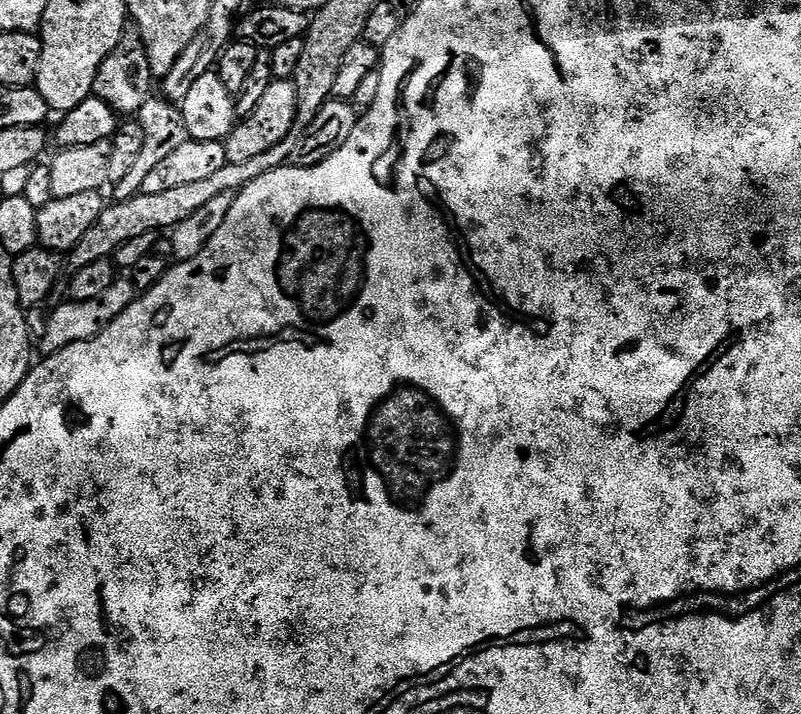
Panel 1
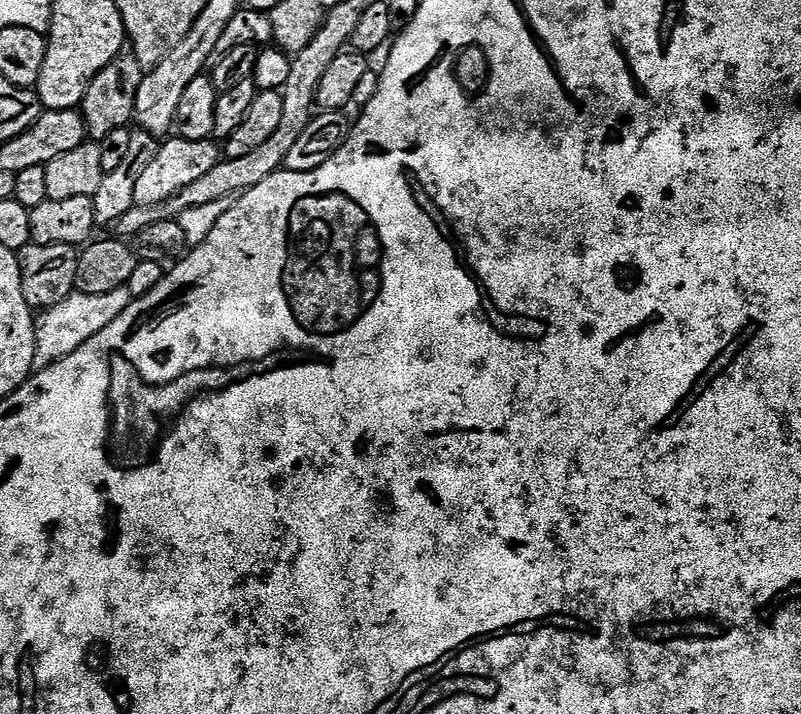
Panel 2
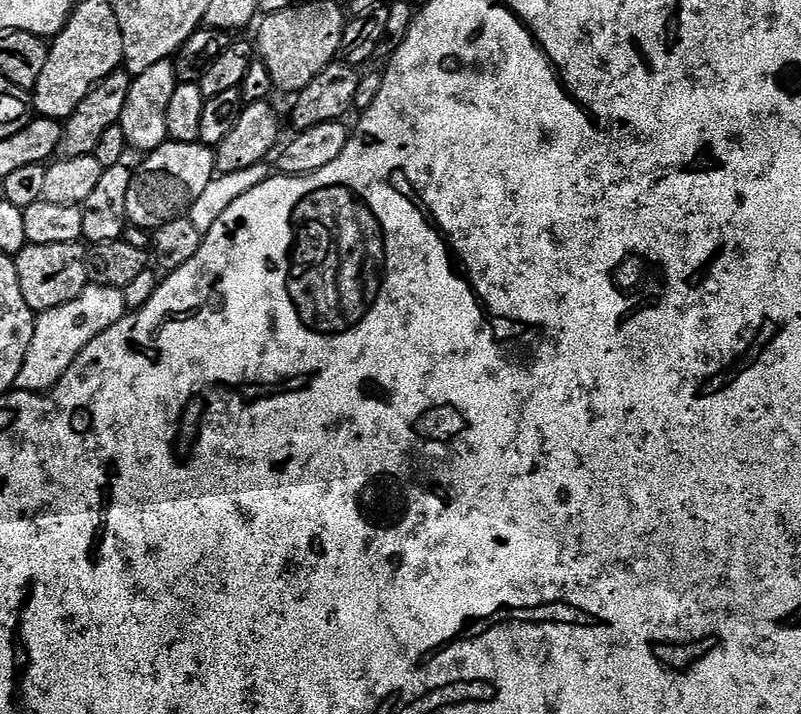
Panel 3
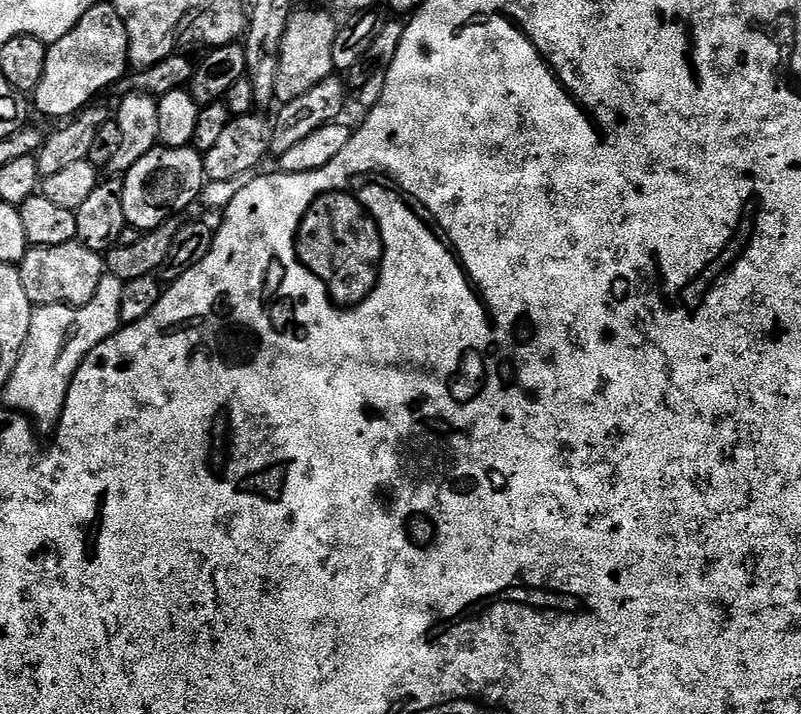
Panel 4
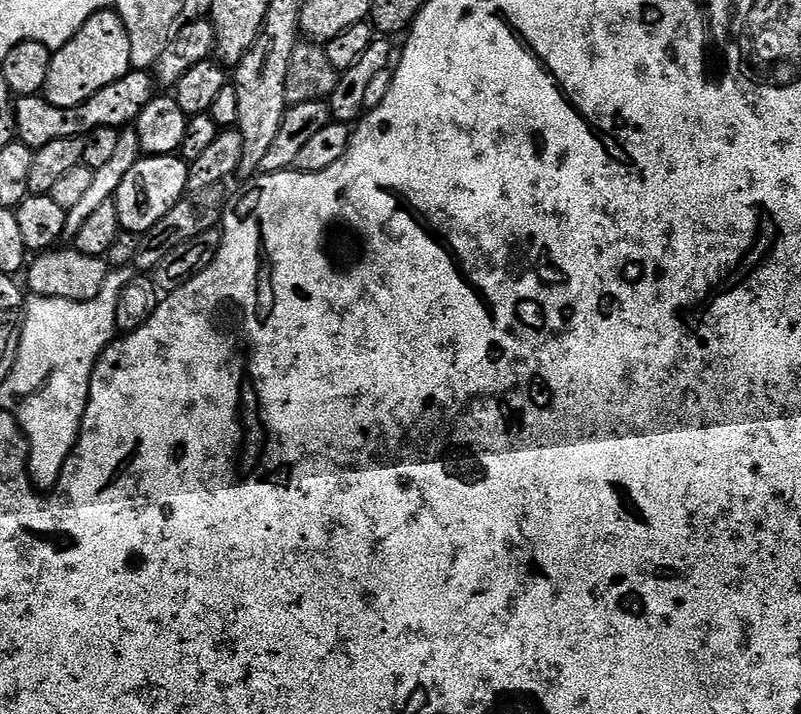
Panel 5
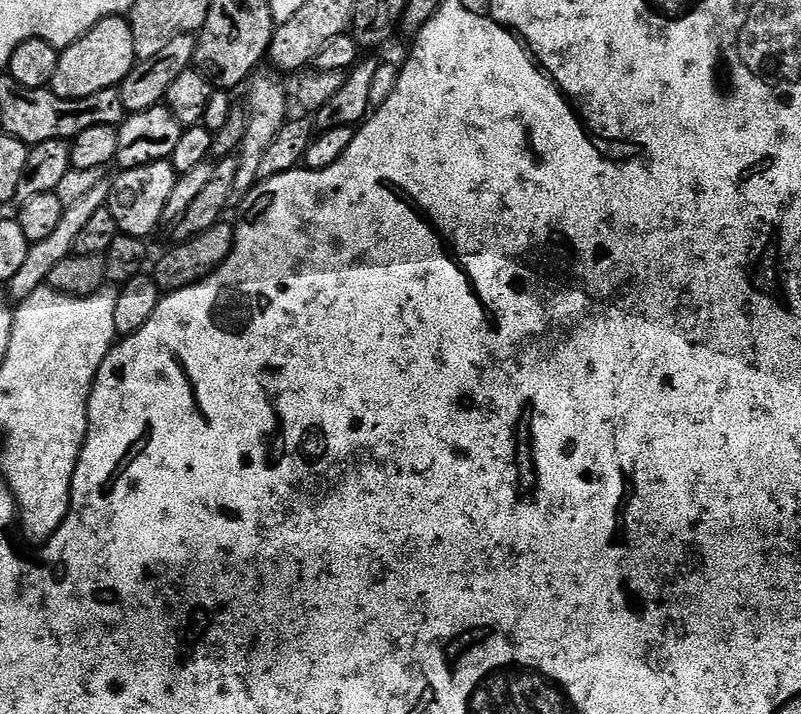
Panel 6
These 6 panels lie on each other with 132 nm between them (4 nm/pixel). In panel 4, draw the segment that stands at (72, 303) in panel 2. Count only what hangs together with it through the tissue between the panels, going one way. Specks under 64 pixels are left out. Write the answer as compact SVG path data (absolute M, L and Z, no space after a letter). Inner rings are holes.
M106 274L98 286L98 294L94 294L88 304L80 308L72 308L69 304L46 304L33 311L28 341L18 358L18 366L14 366L2 389L2 396L3 403L11 411L23 412L41 433L51 433L60 421L74 374L90 350L121 328L123 289L124 281Z

